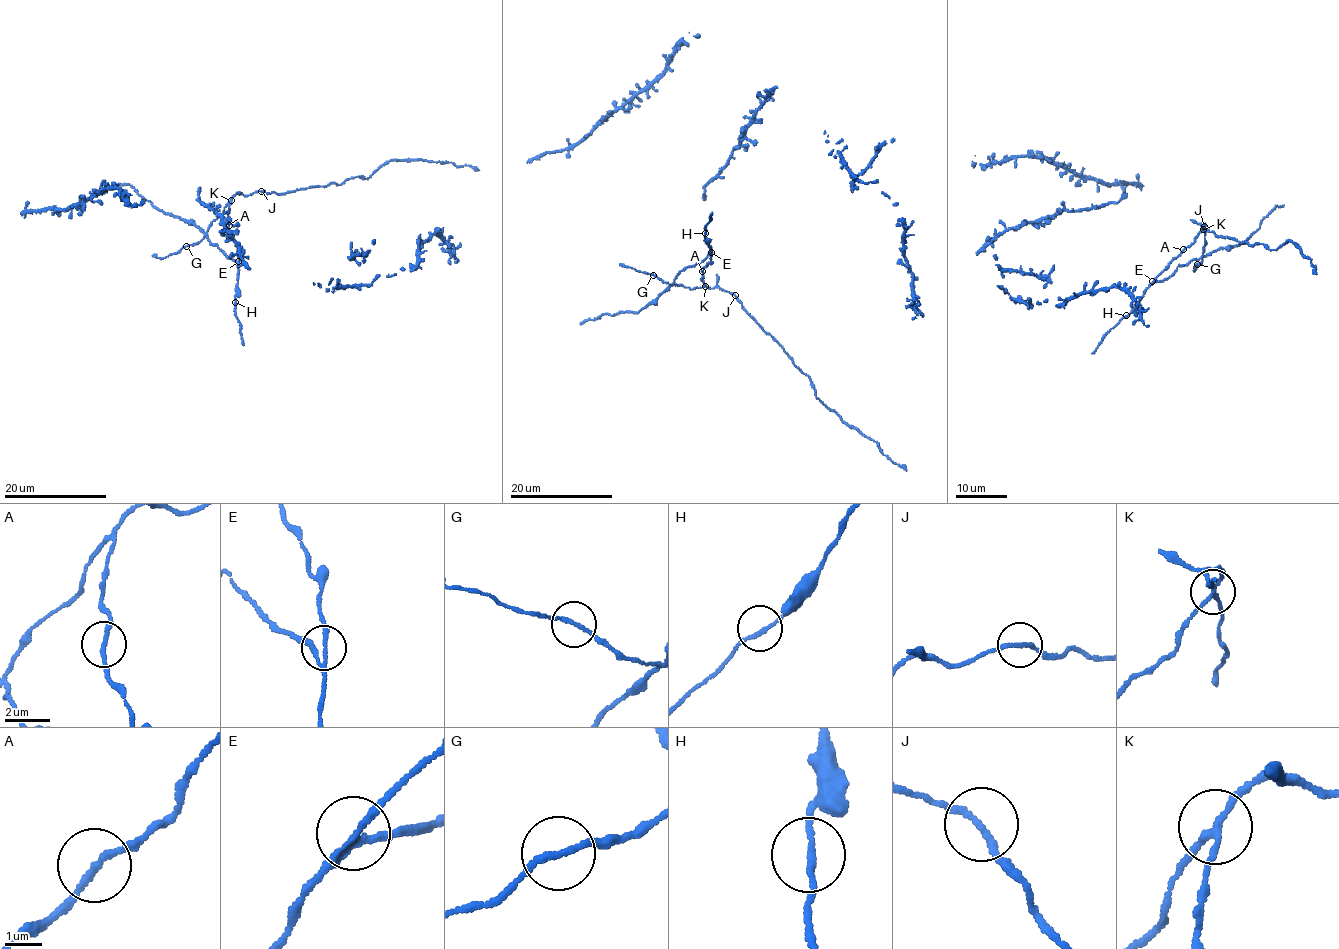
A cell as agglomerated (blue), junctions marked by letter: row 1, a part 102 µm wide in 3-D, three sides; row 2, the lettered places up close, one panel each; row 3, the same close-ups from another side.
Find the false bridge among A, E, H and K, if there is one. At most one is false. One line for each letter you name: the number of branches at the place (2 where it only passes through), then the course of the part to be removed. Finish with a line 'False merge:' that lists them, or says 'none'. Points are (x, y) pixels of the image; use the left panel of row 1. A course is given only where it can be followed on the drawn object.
K: branches 3; course (230, 200), (237, 193), (278, 193), (341, 184), (355, 177), (366, 178), (389, 161), (421, 159), (479, 170)
False merge: K

